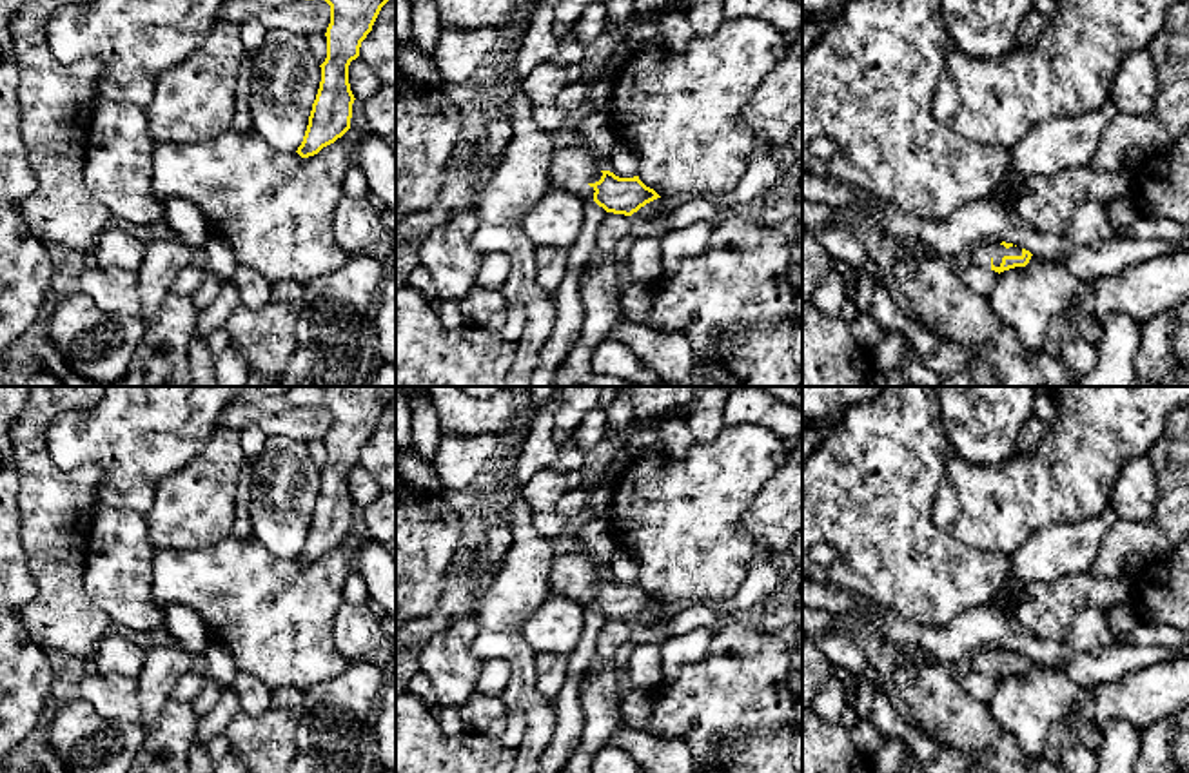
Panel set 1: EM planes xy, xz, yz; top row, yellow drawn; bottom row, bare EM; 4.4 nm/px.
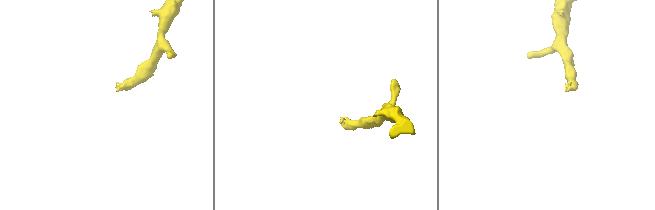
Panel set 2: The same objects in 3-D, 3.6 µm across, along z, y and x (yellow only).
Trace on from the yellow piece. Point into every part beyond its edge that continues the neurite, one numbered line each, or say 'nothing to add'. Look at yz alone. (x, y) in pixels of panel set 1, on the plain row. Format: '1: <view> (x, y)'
1: yz (981, 663)

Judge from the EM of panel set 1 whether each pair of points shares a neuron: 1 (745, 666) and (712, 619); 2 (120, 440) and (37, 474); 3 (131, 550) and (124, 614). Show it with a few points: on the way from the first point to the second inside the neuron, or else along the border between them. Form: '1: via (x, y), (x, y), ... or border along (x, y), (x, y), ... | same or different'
1: border along (734, 617), (714, 632) | different
2: border along (48, 425), (48, 452), (60, 469), (100, 467) | different
3: via (124, 567), (124, 597) | same

